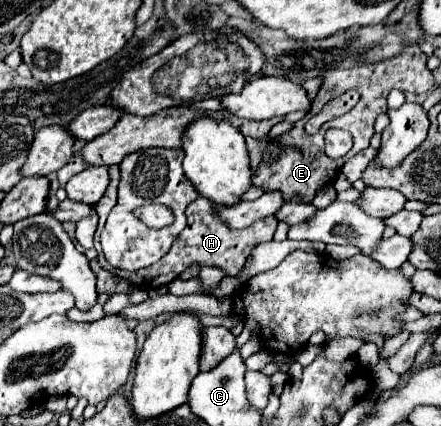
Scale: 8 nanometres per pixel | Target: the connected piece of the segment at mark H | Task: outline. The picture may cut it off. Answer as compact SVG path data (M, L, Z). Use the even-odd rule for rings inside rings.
M113 165L109 167L109 175L111 175L111 183L109 183L109 189L105 193L105 197L98 201L94 205L94 209L98 214L98 225L94 235L94 248L98 253L97 260L99 264L113 274L123 277L123 279L129 279L129 283L133 287L139 287L139 289L159 289L163 285L169 285L171 281L175 281L187 267L191 265L199 265L199 267L217 267L221 271L225 271L227 277L233 277L239 273L239 269L243 267L245 259L247 259L247 253L251 253L253 245L261 243L261 241L271 241L273 239L273 233L275 233L275 217L263 217L259 221L255 221L253 225L249 225L247 229L229 229L227 225L223 225L223 221L219 221L219 217L215 217L213 213L213 203L205 197L197 197L189 207L186 208L187 216L187 231L181 232L177 239L175 239L171 249L167 253L167 257L163 257L163 261L157 261L155 265L147 267L147 269L141 269L141 271L129 271L115 269L109 265L106 261L101 243L100 235L105 225L109 211L111 207L117 203L117 185L119 185L119 167Z

